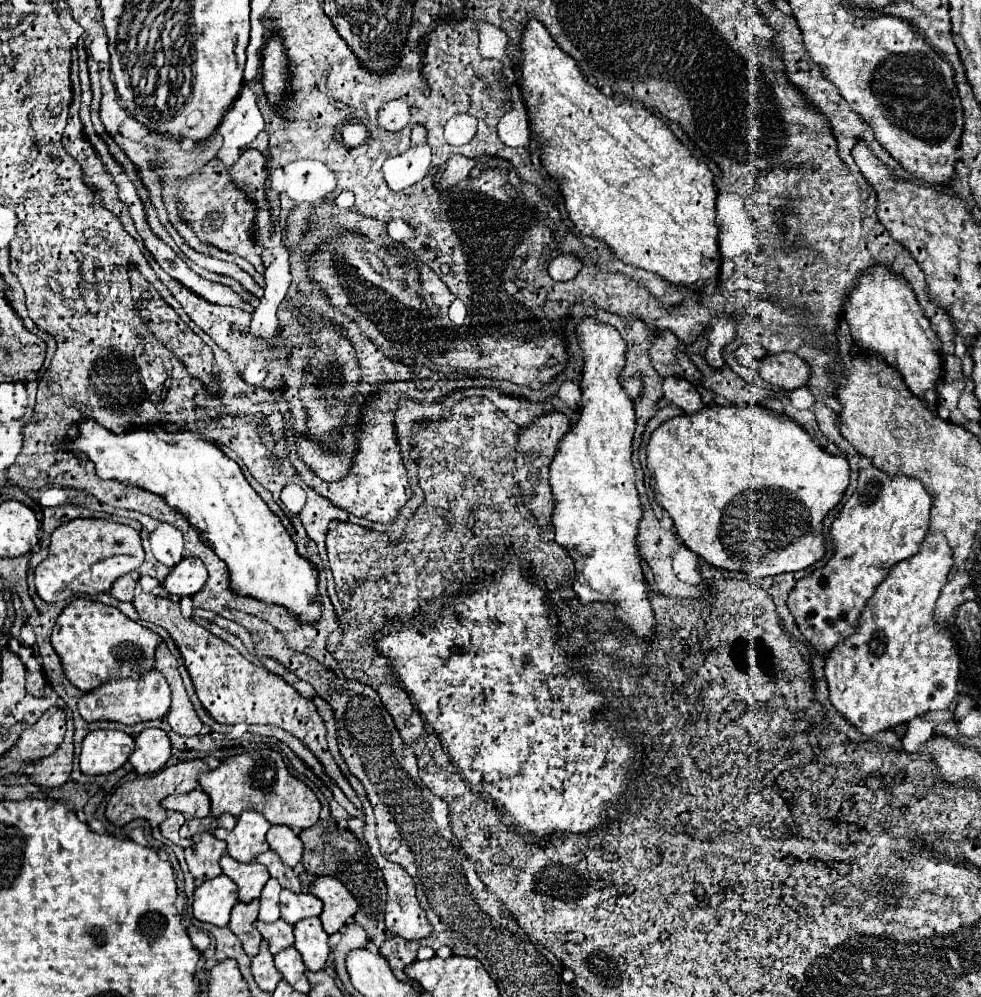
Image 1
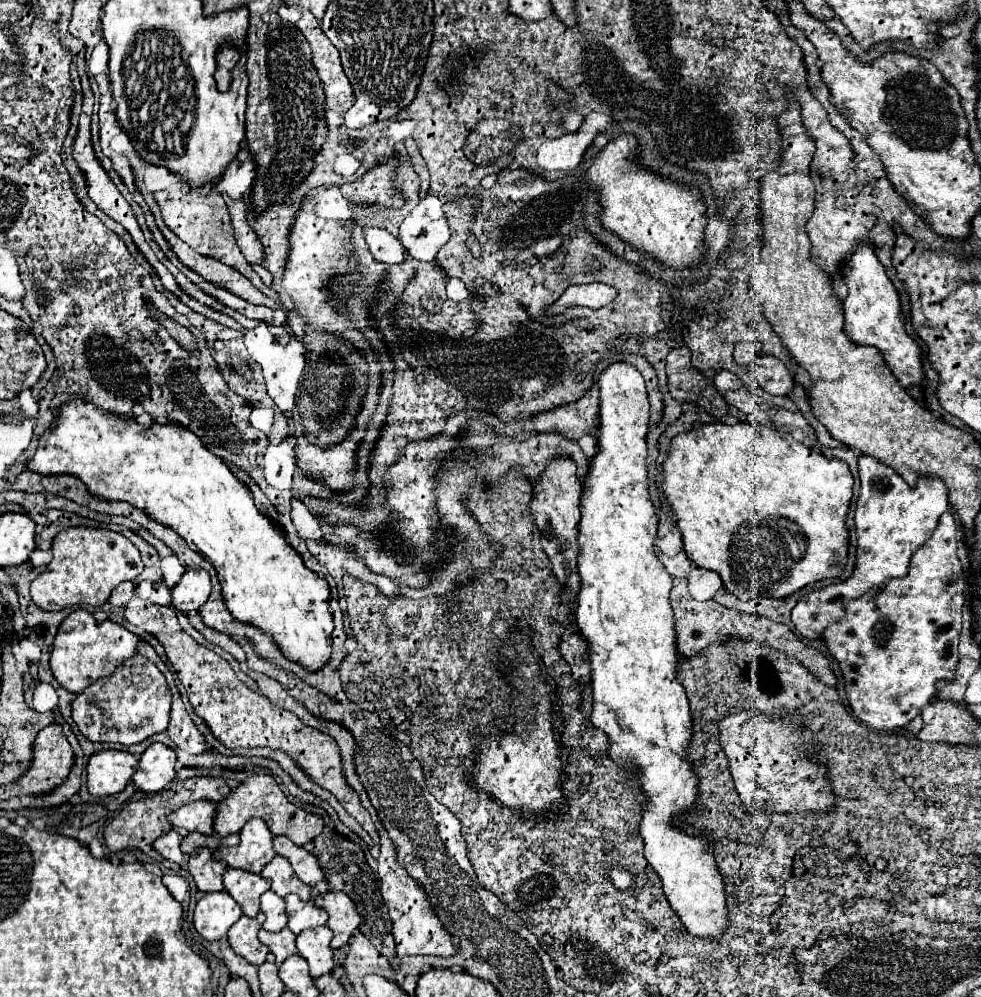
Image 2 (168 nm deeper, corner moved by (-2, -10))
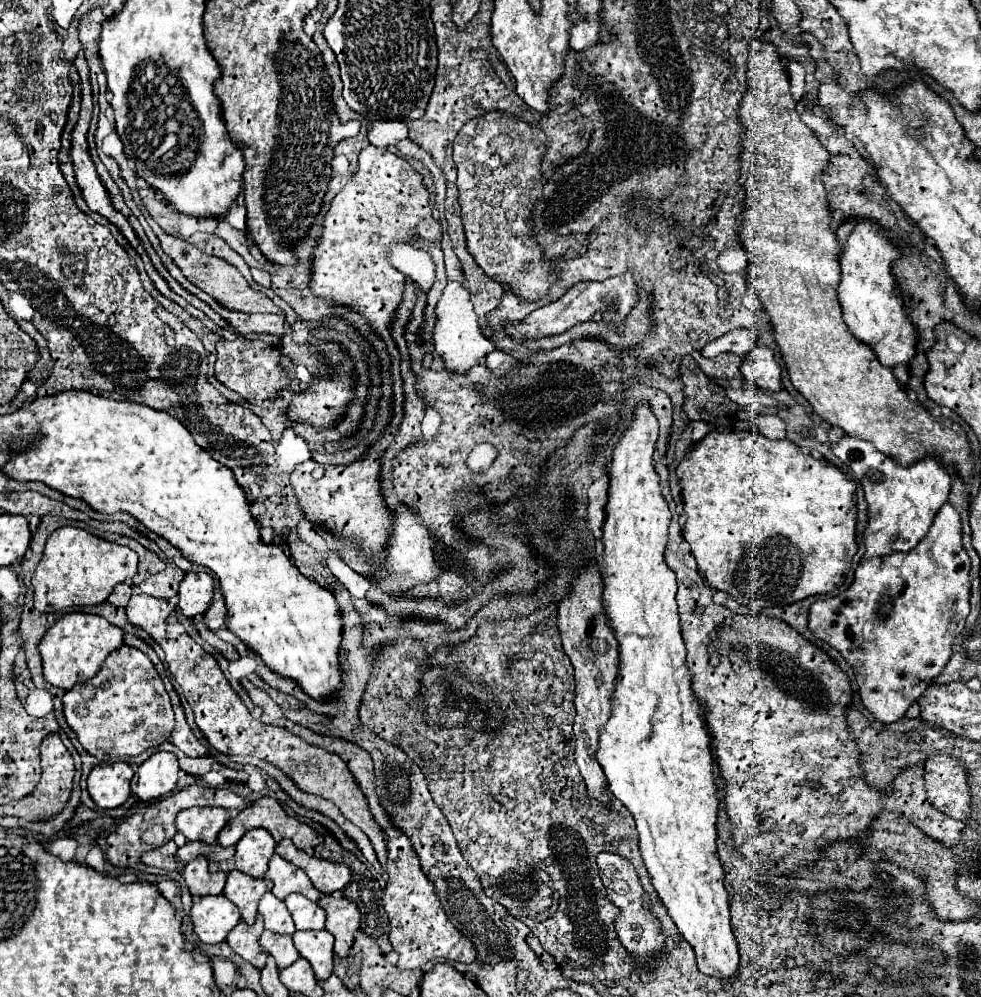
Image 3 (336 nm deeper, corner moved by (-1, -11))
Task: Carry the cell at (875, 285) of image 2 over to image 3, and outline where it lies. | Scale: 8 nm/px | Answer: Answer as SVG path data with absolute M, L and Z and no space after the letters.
M870 220L856 224L840 256L842 280L838 286L838 300L842 304L844 322L858 340L872 346L878 362L886 368L910 364L916 354L916 328L906 320L902 298L890 272L892 260L896 258L898 250L886 240L886 232L878 232Z

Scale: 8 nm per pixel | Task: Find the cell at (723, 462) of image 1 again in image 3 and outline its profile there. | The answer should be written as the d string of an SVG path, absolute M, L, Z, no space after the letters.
M744 430L744 432L710 432L700 442L696 442L686 458L676 468L678 482L682 486L682 504L686 514L684 524L684 540L690 544L690 550L698 562L700 574L714 590L724 590L730 598L738 604L768 608L768 606L786 606L798 600L804 600L812 594L826 594L834 592L842 582L846 568L850 566L852 556L856 554L856 482L840 472L828 460L818 460L810 454L804 454L794 442L790 440L770 440L758 432Z

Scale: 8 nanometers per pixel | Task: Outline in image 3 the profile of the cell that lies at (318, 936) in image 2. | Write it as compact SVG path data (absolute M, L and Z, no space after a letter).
M328 930L294 932L294 946L312 964L316 980L326 980L332 974L332 944L334 936Z

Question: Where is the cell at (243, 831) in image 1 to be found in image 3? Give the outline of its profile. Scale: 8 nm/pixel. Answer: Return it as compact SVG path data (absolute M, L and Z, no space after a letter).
M264 828L248 830L236 844L234 858L226 862L210 862L210 872L240 870L252 878L262 878L274 856L274 846L274 838Z

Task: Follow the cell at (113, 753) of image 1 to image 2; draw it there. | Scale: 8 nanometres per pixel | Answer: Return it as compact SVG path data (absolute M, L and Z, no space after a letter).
M99 751L87 763L87 787L93 797L111 797L121 793L133 773L137 771L137 757L127 751Z

